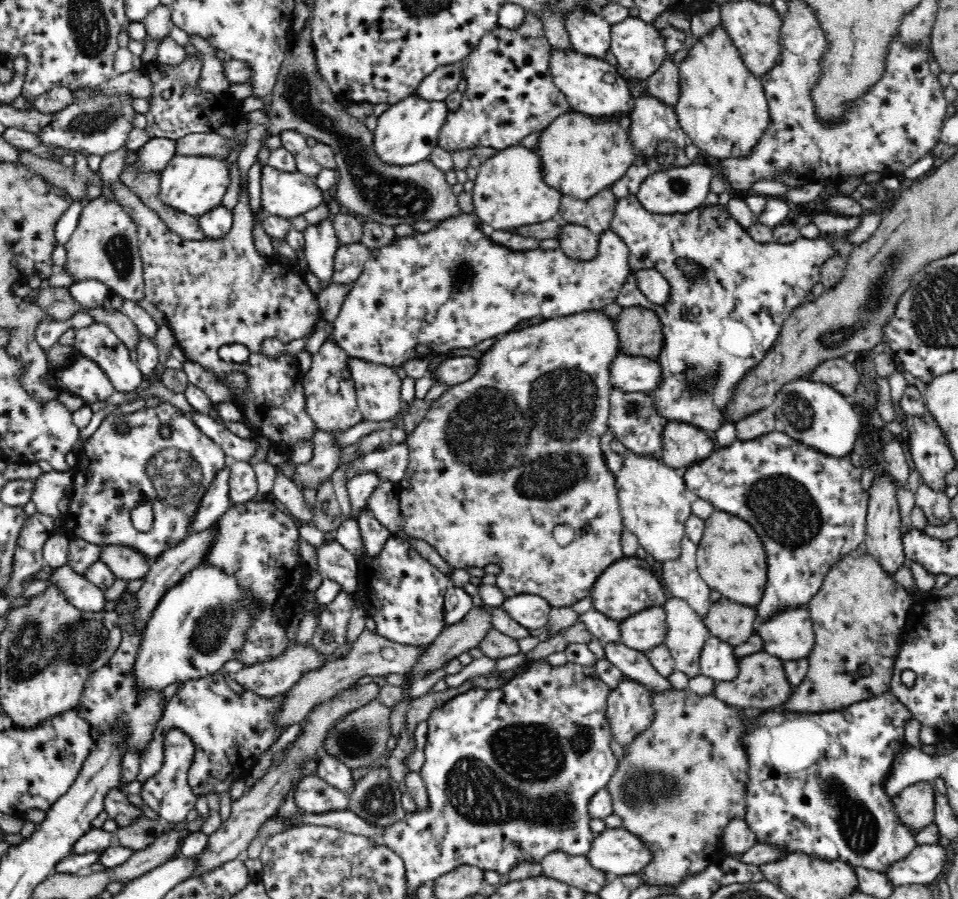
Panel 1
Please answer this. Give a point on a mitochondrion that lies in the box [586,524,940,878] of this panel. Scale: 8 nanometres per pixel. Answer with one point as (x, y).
(858, 826)

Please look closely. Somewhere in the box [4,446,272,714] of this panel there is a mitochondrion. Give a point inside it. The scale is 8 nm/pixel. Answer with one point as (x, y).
(32, 646)

